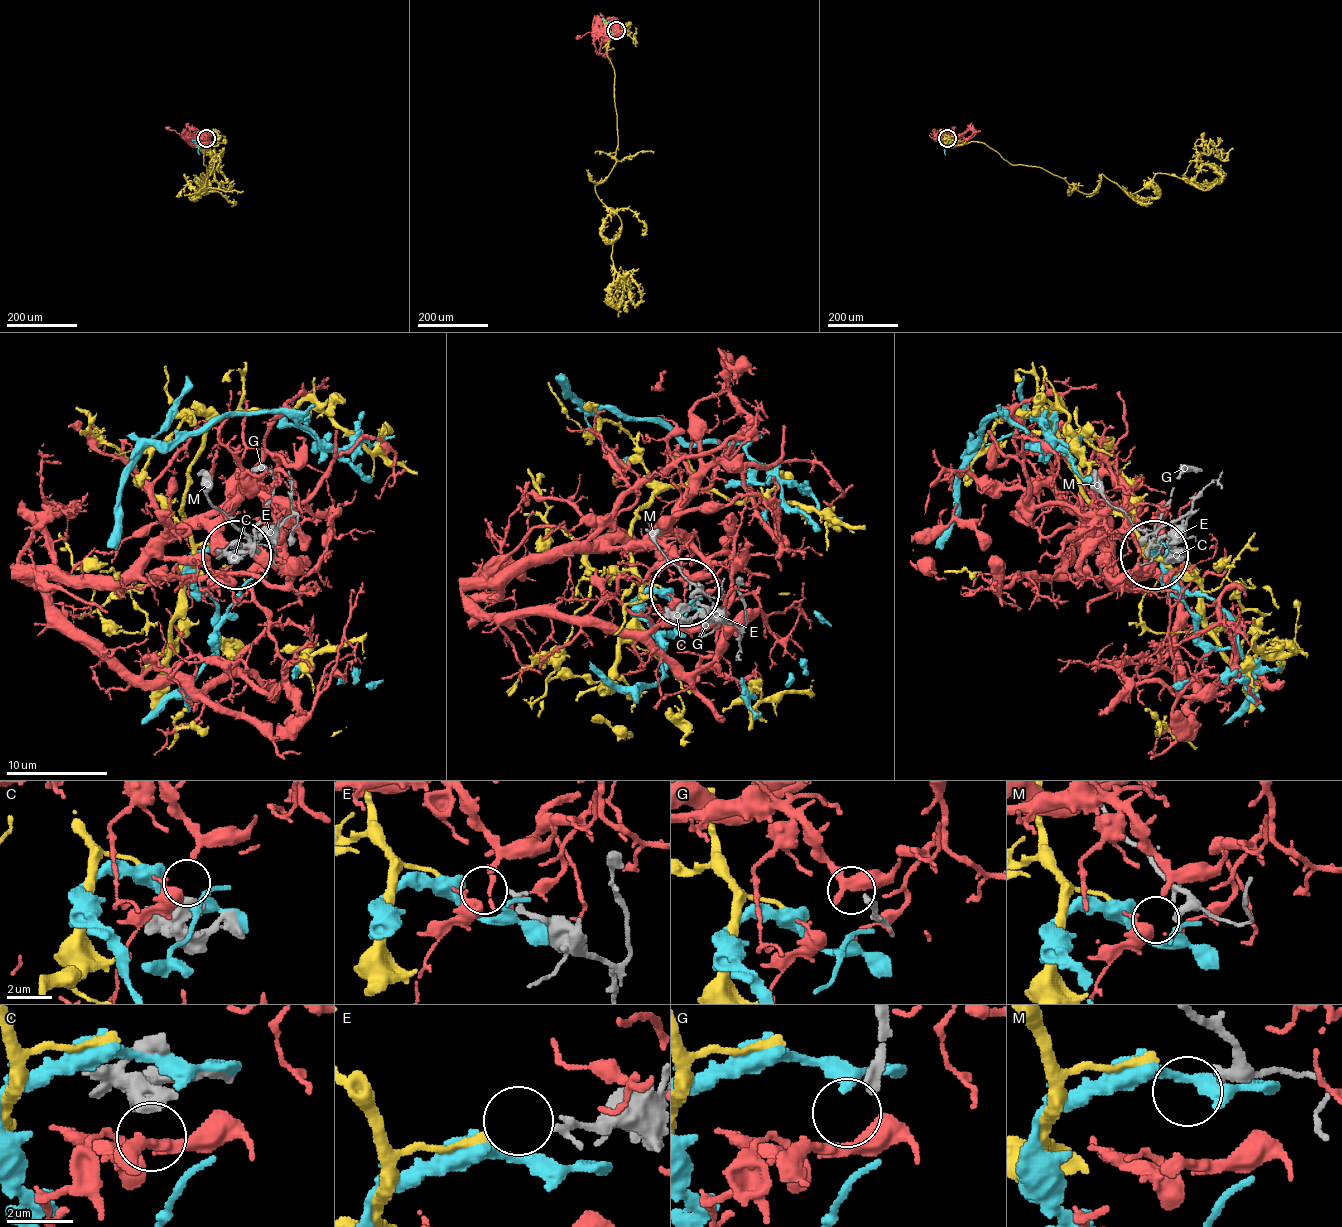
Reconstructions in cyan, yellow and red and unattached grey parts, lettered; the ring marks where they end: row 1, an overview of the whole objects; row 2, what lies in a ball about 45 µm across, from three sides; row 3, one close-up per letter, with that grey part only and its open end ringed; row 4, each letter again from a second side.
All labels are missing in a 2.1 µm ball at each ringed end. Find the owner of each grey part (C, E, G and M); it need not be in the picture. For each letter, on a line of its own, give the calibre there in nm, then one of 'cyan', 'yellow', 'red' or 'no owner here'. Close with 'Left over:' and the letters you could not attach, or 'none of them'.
C: calibre 550 nm; no owner here
E: calibre 160 nm; yellow
G: calibre 340 nm; no owner here
M: calibre 280 nm; no owner here
Left over: C, G, M

